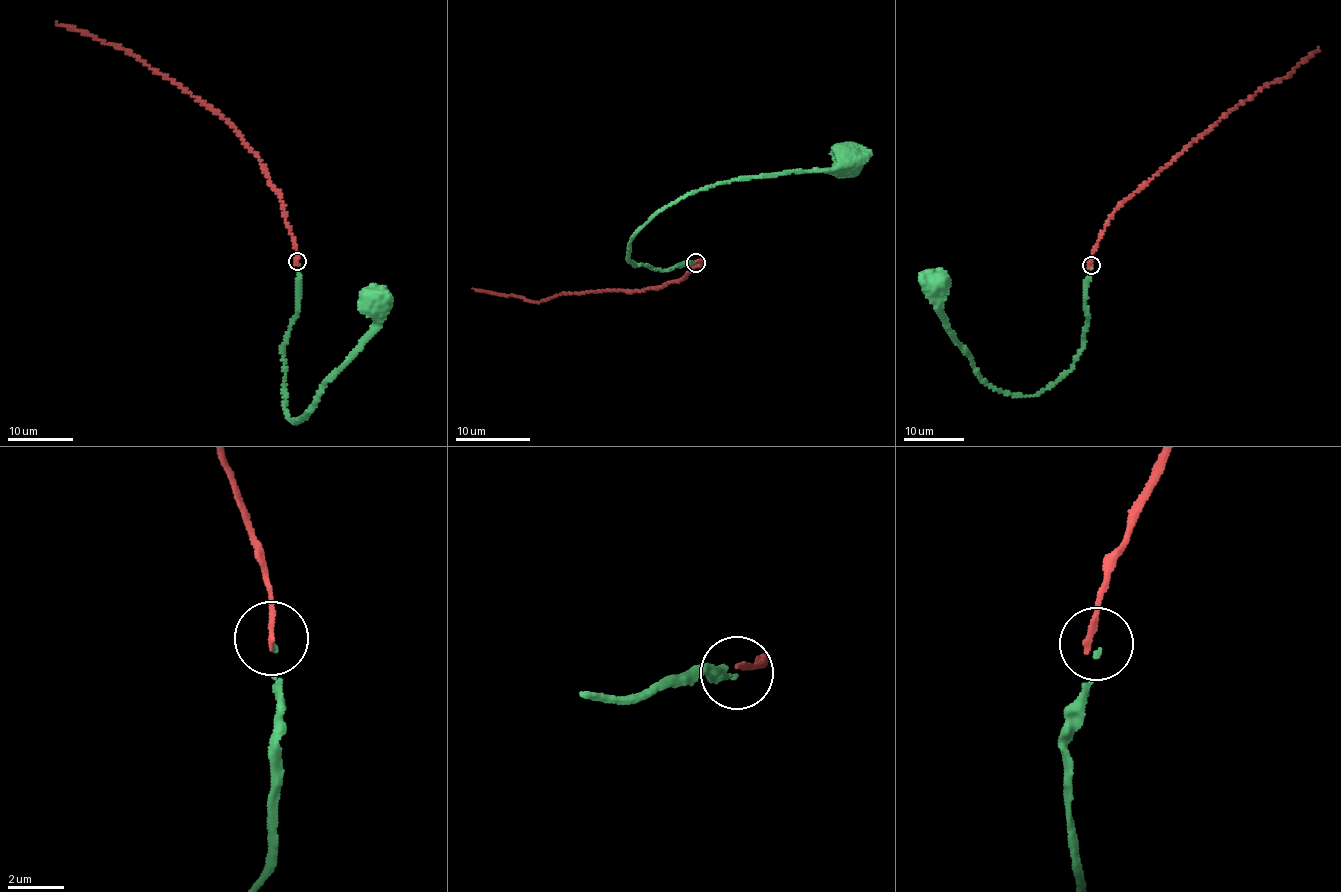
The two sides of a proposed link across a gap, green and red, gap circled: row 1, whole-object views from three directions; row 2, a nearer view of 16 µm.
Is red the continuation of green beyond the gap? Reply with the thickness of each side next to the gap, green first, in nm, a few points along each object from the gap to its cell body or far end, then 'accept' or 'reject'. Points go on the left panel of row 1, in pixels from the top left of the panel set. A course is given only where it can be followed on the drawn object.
calibres 110 and 240 nm; course green (297, 262), (297, 316), (283, 342), (282, 386), (286, 410), (296, 422), (376, 323), (375, 302); course red (297, 260), (295, 240), (280, 201), (270, 186), (261, 161), (222, 115), (123, 48), (56, 22); reject

